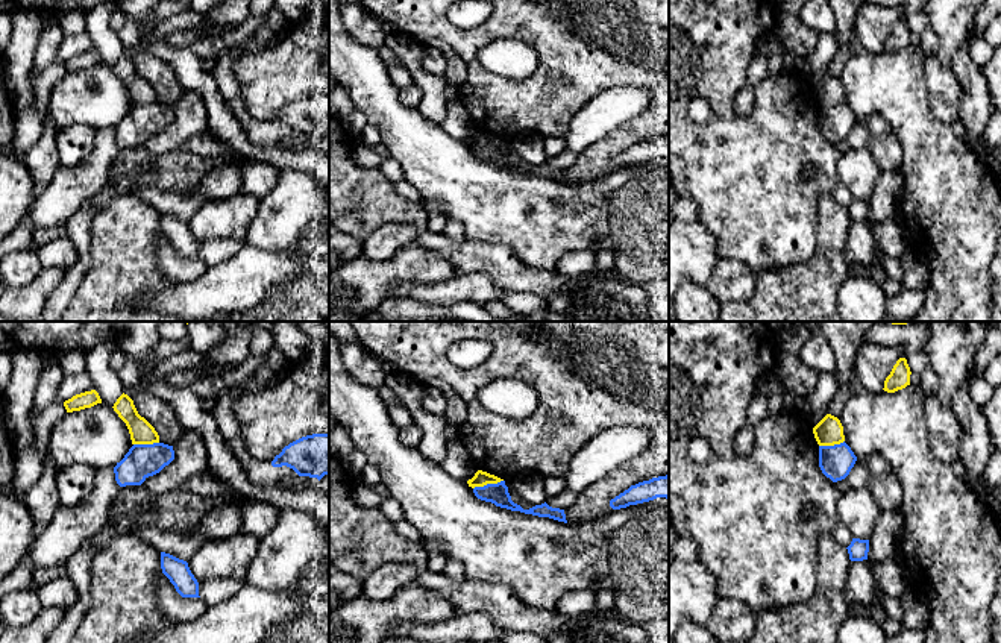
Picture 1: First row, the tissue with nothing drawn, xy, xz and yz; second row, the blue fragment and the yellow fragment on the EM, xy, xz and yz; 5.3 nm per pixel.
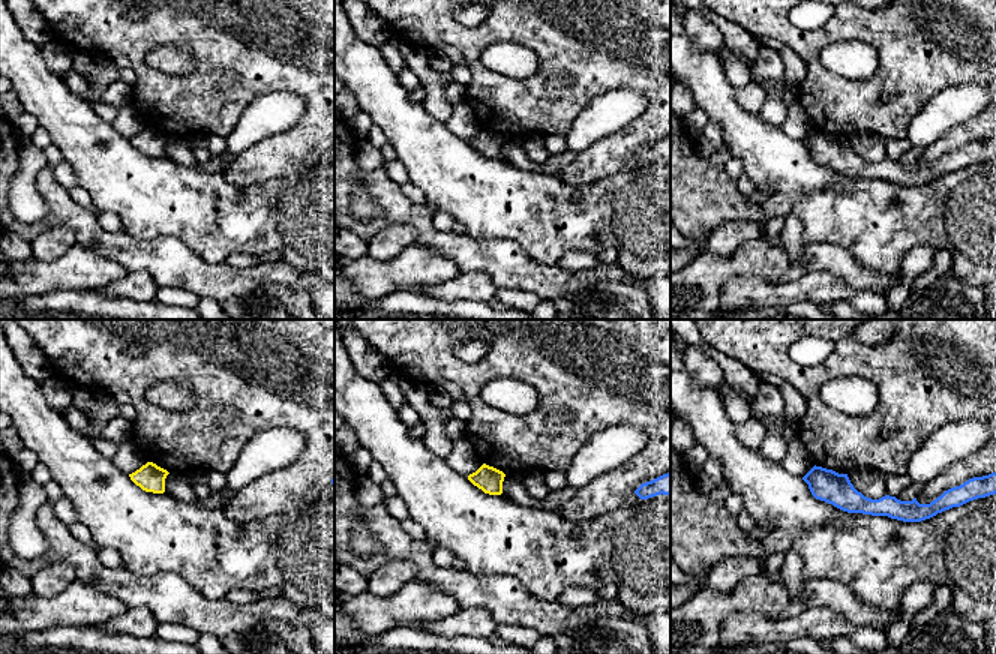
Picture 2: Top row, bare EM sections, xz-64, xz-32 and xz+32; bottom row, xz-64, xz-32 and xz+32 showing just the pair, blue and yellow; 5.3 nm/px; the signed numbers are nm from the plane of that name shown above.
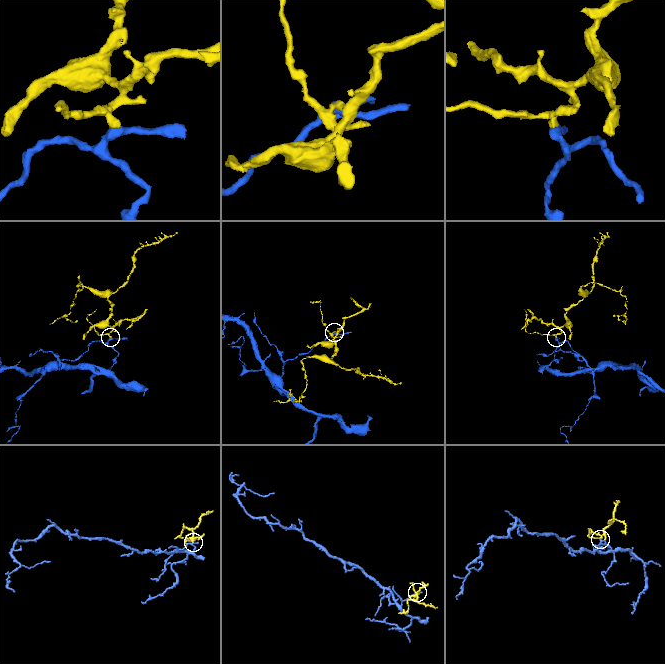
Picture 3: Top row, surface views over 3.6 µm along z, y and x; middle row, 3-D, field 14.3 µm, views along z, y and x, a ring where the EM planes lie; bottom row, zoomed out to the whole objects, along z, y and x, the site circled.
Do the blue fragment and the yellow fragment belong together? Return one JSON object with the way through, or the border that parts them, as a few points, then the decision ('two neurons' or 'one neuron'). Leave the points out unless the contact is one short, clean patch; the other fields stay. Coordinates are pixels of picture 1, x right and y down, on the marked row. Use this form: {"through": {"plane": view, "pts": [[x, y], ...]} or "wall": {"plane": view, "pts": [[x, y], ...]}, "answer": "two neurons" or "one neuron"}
{"wall": {"plane": "xz", "pts": [[502, 479], [473, 489]]}, "answer": "two neurons"}

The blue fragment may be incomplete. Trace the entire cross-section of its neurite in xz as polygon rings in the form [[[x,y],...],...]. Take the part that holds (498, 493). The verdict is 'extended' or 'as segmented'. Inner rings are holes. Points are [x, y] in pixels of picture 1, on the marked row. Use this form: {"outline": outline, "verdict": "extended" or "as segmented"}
{"outline": [[[500,481],[497,484],[487,484],[484,487],[475,487],[473,493],[478,499],[491,502],[500,508],[507,508],[511,511],[520,511],[520,513],[532,514],[538,517],[549,517],[549,519],[567,523],[564,510],[552,508],[546,502],[541,505],[535,505],[529,510],[523,510],[520,505],[514,503],[511,500],[505,481]]], "verdict": "as segmented"}

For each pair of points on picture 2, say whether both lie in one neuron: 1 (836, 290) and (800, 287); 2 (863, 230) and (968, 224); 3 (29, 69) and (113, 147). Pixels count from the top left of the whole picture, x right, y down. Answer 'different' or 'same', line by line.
1: same
2: same
3: same

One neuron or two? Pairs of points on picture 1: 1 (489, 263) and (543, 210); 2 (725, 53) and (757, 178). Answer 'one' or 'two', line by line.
1: two
2: one

